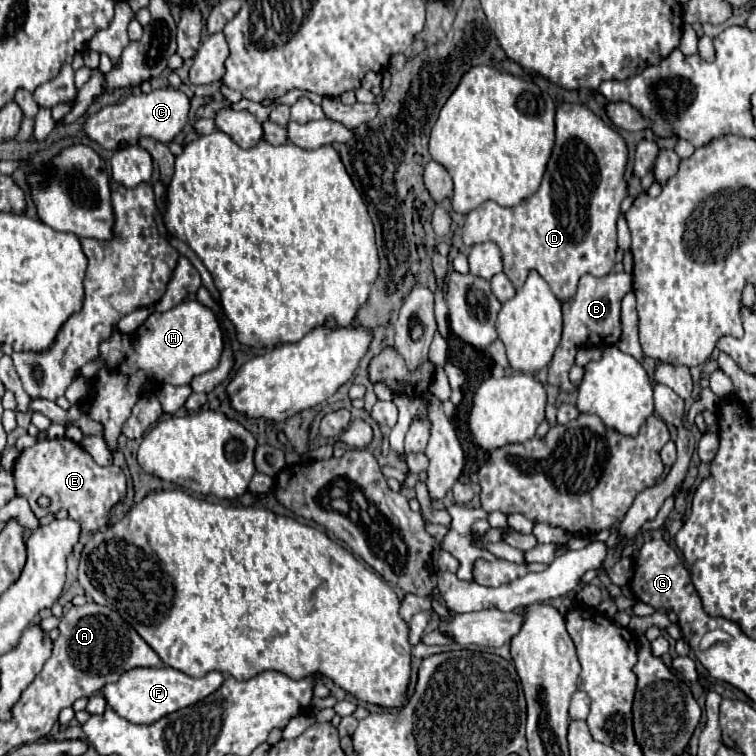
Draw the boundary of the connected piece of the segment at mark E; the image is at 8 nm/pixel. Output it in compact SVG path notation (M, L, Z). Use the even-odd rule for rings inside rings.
M41 439L37 445L23 449L13 467L15 491L25 497L31 505L31 511L37 519L57 513L61 507L67 509L69 517L75 519L81 527L81 533L97 531L107 525L109 511L113 505L127 497L127 479L119 467L101 467L93 461L93 457L75 441L63 439ZM37 497L51 497L51 505L41 509L37 505Z

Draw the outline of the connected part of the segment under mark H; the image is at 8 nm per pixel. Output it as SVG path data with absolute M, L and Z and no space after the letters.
M183 301L165 313L151 313L149 319L143 323L143 327L137 329L137 333L121 335L119 331L115 331L109 341L103 341L99 357L107 361L107 367L103 371L99 371L99 375L93 379L93 393L89 399L89 405L91 405L89 417L103 423L107 447L111 451L117 449L117 437L121 433L121 427L127 421L127 417L131 415L131 407L139 400L141 385L147 379L149 381L157 379L159 385L165 385L165 383L187 385L187 383L191 383L193 377L215 369L219 363L219 357L221 357L221 351L223 351L223 333L219 329L219 323L217 323L215 315L207 307L203 307L199 301Z

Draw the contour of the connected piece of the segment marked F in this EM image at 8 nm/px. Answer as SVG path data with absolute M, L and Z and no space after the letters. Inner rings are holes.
M137 667L137 669L123 673L115 683L105 685L103 695L105 695L107 705L117 715L127 719L129 723L151 725L173 711L179 711L183 707L189 707L189 705L205 699L207 695L217 691L221 687L221 683L223 683L223 675L219 671L211 671L205 677L195 679L195 677L189 677L173 667L163 667L163 669Z

